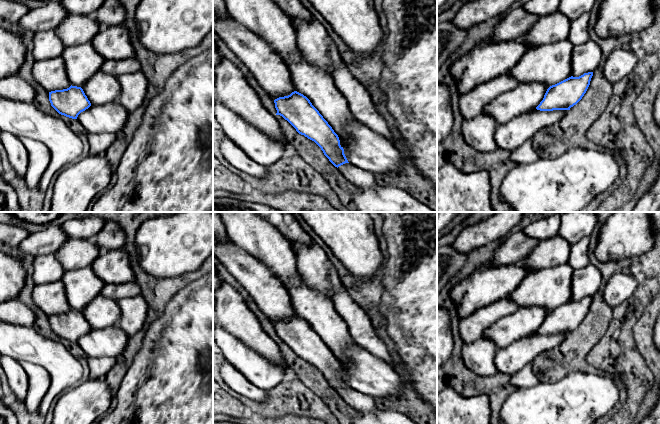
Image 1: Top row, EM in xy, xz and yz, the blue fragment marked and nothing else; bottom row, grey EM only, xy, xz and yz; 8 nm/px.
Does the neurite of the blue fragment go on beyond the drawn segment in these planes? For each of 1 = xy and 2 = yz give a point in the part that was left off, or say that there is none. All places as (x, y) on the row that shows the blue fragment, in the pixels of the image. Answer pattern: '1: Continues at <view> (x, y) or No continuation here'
1: No continuation here
2: No continuation here

